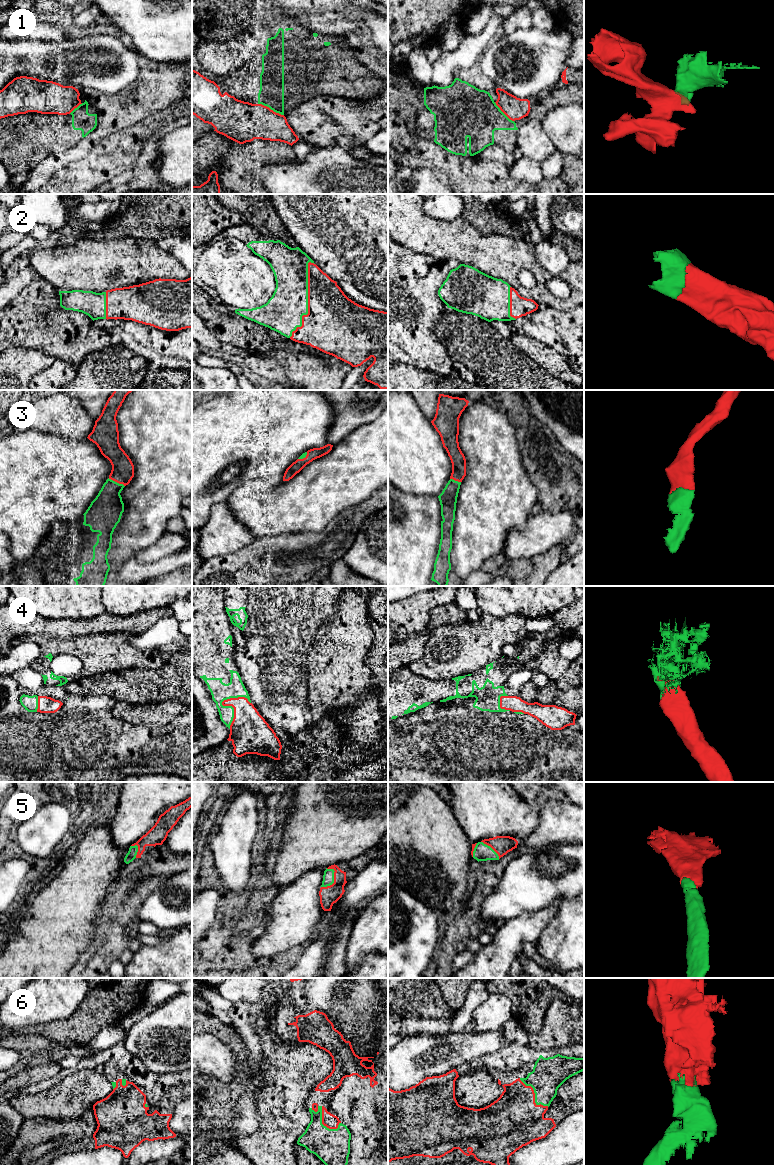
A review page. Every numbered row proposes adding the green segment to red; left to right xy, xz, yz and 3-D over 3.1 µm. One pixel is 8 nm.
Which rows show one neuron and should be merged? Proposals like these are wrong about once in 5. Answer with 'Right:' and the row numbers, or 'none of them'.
Right: 2, 3, 4, 5, 6

